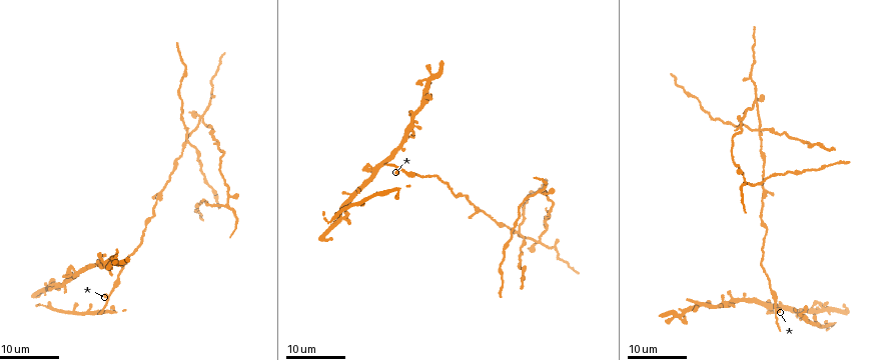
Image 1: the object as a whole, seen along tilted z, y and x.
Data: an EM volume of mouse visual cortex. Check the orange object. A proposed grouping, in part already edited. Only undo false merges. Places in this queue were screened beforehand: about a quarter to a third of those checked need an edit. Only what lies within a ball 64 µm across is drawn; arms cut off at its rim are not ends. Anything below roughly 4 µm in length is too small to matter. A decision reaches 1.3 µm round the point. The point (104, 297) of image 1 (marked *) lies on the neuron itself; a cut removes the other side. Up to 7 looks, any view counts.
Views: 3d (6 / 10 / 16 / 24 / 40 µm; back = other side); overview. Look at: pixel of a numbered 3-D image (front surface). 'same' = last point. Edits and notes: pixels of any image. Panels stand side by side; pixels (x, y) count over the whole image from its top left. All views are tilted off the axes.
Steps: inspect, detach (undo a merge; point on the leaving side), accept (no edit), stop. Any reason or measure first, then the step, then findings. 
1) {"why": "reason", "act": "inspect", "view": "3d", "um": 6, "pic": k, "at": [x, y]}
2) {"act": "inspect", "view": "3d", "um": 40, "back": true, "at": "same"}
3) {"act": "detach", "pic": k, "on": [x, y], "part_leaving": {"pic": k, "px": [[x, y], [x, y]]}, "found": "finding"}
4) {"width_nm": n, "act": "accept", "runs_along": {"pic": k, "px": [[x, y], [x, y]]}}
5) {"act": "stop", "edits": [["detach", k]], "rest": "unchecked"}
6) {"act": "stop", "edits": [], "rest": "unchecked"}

{"why": "four arms meet", "act": "inspect", "view": "3d", "um": 16, "pic": 1, "at": [188, 140]}

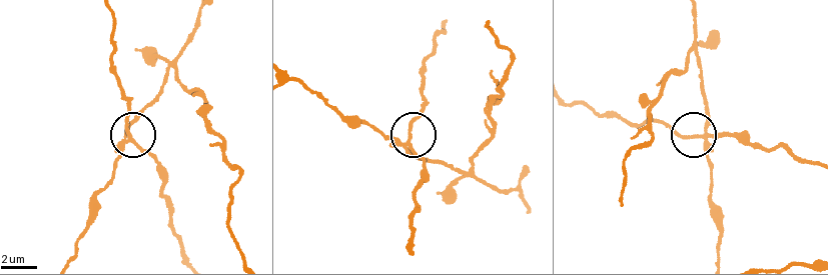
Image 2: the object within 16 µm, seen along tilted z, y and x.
{"act": "inspect", "view": "3d", "um": 10, "pic": 2, "at": [408, 143]}

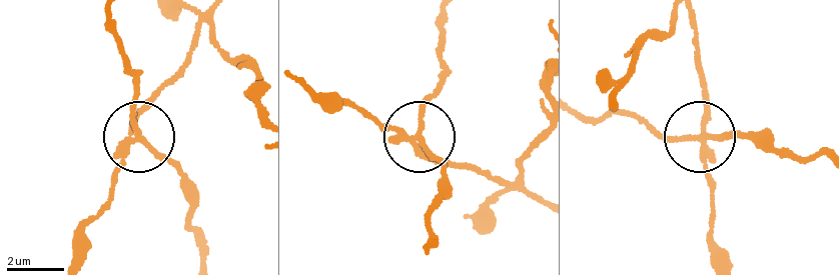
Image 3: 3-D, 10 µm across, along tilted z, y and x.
{"act": "inspect", "view": "3d", "um": 6, "pic": 3, "at": [134, 137]}

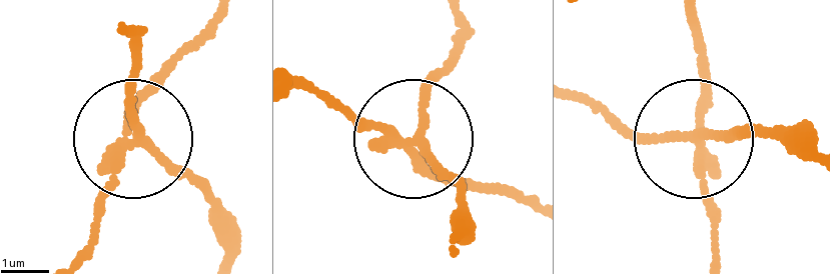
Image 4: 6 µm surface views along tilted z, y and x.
{"side_arm_um": 22, "act": "detach", "pic": 4, "on": [134, 113], "part_leaving": {"pic": 4, "px": [[119, 146], [131, 132], [123, 108], [135, 56], [123, 33]]}, "found": "a second neuron is stuck on"}

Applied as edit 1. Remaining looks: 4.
{"act": "inspect", "view": "overview"}

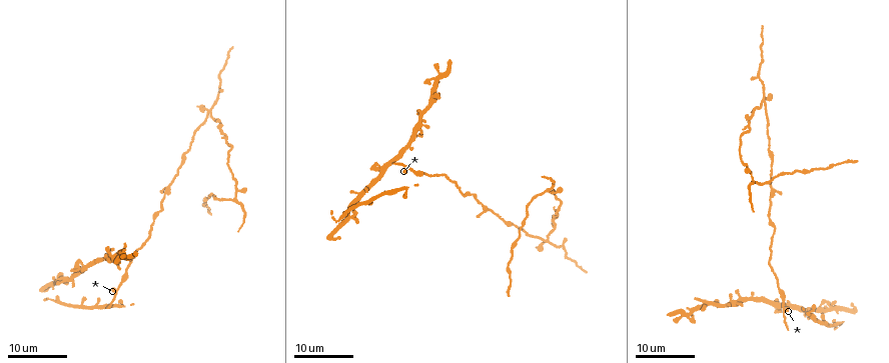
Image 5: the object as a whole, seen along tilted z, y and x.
{"why": "four arms meet", "act": "inspect", "view": "3d", "um": 24, "pic": 5, "at": [764, 99]}

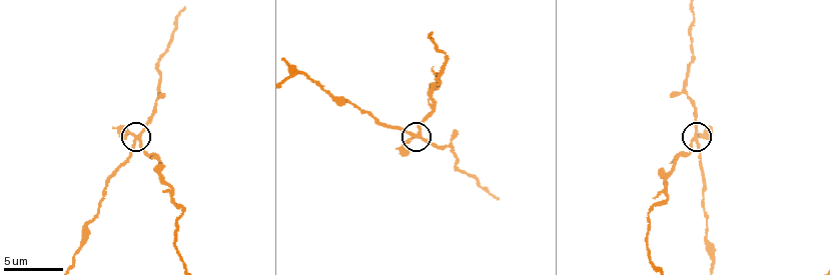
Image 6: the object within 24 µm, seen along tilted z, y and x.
{"act": "inspect", "view": "3d", "um": 10, "pic": 6, "at": [418, 134]}

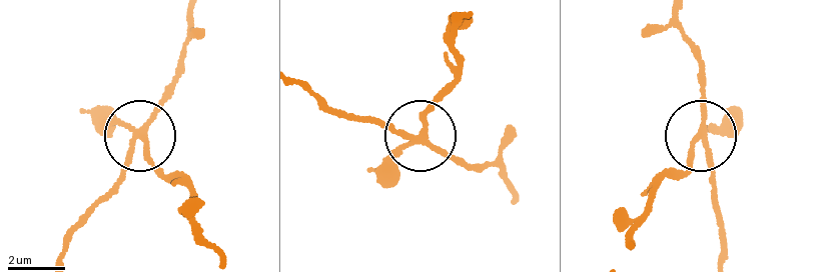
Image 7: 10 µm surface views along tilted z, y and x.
{"width_nm": 170, "act": "detach", "pic": 7, "on": [107, 120], "found": "a second neuron is stuck on"}

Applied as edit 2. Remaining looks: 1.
{"why": "sudden change in width", "act": "inspect", "view": "3d", "um": 10, "pic": 6, "at": [301, 74]}

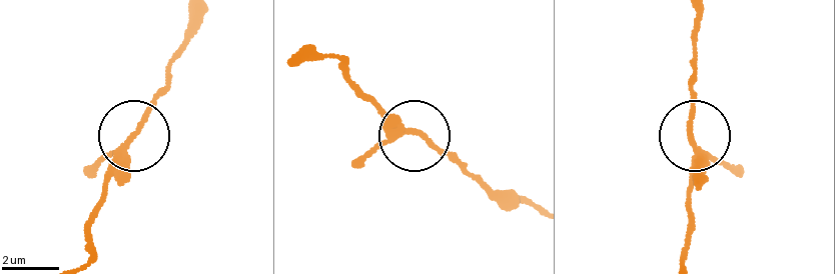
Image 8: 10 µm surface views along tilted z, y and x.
{"arms": 3, "act": "accept", "runs_along": {"pic": 8, "px": [[684, 257], [696, 142], [693, 69]]}, "found": "all the same neuron"}

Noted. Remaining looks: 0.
{"act": "stop", "edits": [["detach", 4], ["detach", 7]], "rest": "unchecked"}

